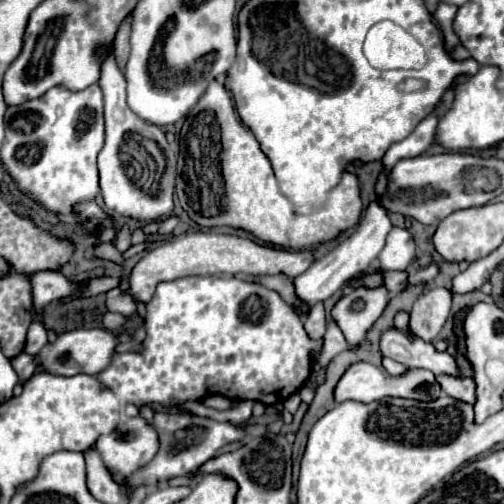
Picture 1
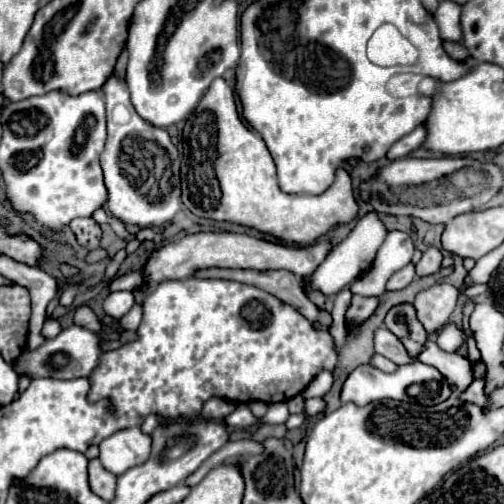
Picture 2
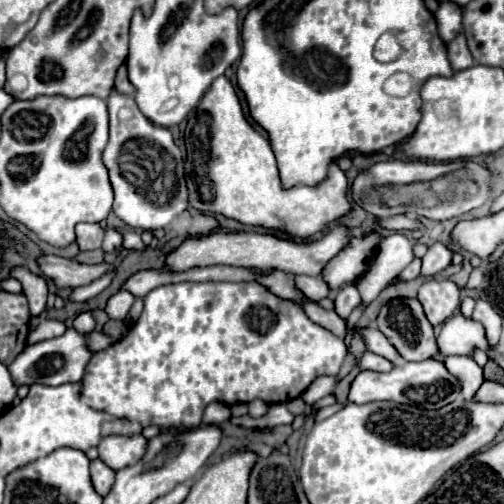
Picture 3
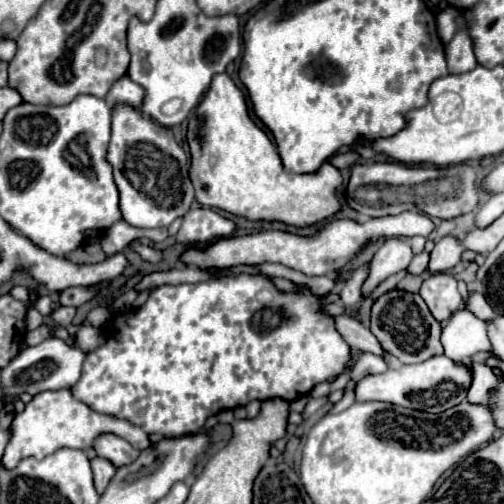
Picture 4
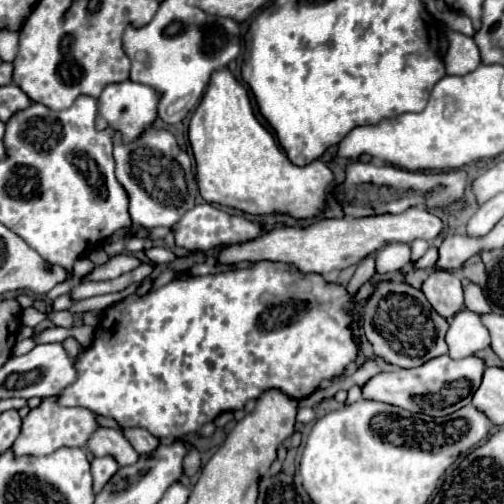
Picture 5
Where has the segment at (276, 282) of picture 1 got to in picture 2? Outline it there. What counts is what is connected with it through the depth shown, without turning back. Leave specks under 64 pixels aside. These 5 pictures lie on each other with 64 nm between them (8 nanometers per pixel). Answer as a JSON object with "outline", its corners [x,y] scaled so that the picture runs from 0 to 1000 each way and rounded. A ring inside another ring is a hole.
{"outline":[[[409,532],[389,536],[389,552],[440,552],[440,556],[468,556],[480,563],[500,563],[512,571],[524,571],[528,579],[544,583],[560,599],[583,607],[603,631],[615,639],[635,639],[639,647],[659,647],[659,627],[651,615],[635,615],[627,603],[611,595],[611,587],[595,571],[595,552],[567,536],[460,536],[460,532]]]}

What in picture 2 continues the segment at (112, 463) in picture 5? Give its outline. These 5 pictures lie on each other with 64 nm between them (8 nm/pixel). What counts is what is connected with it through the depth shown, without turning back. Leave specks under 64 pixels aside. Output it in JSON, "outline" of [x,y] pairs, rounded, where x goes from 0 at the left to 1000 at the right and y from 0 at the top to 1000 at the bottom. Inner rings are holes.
{"outline":[[[194,909],[179,913],[175,921],[175,940],[179,940],[179,968],[187,980],[194,980],[202,992],[222,992],[226,968],[230,968],[230,944],[214,937]]]}

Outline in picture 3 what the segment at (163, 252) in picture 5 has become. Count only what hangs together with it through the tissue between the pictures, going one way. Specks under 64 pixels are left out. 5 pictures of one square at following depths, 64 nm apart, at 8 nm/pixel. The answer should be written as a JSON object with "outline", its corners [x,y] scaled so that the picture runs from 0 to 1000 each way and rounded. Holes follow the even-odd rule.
{"outline":[[[236,452],[238,458],[242,460],[244,468],[244,490],[254,490],[250,494],[264,494],[268,498],[284,498],[284,494],[290,492],[290,486],[284,482],[280,476],[280,468],[276,462],[264,458],[262,454],[258,456],[248,456],[244,452]]]}

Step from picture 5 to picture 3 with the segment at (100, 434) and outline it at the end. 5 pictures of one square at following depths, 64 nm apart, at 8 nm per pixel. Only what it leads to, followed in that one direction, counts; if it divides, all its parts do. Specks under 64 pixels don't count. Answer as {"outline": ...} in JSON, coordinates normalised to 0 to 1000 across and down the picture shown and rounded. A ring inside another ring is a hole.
{"outline":[[[210,865],[194,881],[198,913],[206,913],[222,933],[238,933],[246,925],[270,921],[278,905],[286,905],[290,869],[286,865]]]}

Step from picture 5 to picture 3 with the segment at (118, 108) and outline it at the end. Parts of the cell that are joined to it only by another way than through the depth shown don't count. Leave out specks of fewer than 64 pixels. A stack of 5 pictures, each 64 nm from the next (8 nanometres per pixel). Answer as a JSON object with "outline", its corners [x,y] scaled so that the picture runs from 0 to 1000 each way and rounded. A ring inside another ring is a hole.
{"outline":[[[242,131],[242,135],[234,139],[226,175],[230,175],[230,183],[238,183],[238,187],[250,187],[250,190],[266,190],[266,171],[262,171],[262,167],[258,167],[258,159],[254,159],[254,147],[250,147],[250,131]]]}

